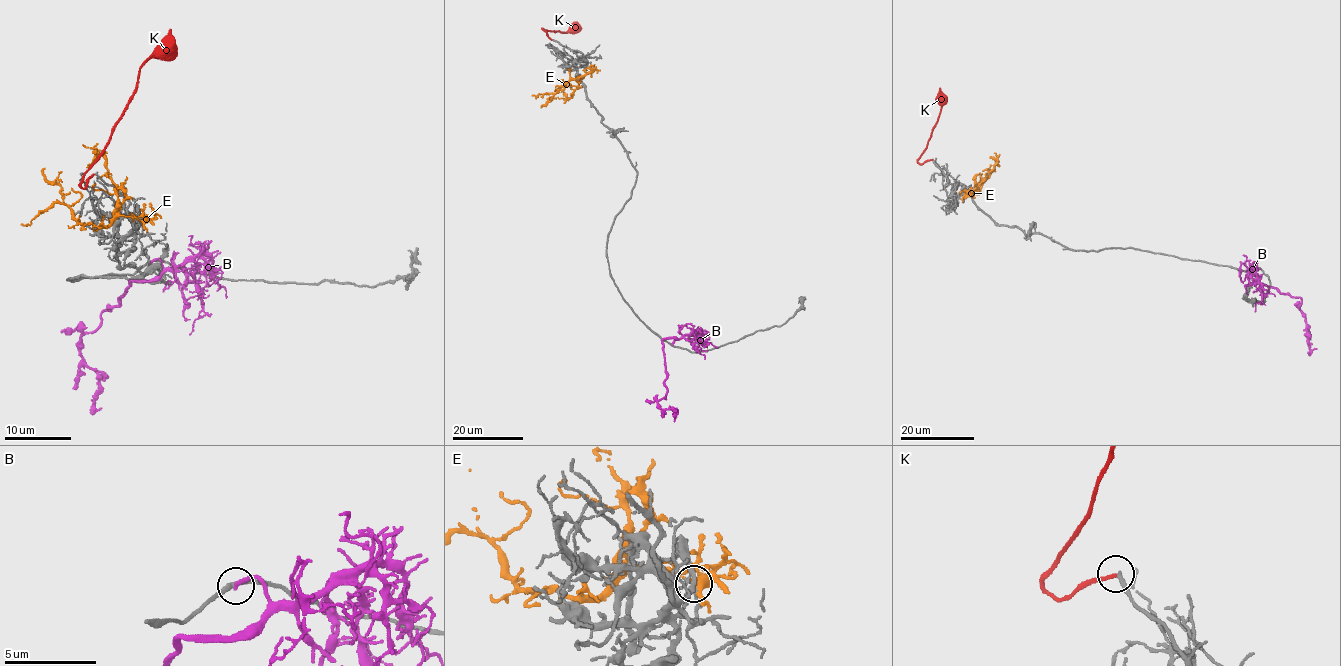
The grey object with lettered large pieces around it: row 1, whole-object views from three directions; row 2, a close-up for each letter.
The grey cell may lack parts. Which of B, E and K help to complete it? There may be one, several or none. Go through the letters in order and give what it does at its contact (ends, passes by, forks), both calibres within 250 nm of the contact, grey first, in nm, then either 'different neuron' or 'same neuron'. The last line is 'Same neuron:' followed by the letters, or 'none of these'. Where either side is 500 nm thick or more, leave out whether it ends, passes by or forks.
B: it ends there; 280 nm thick on the grey side, 280 nm on the other; different neuron
E: it forks there; 110 nm thick on the grey side, 320 nm on the other; different neuron
K: it ends there; 240 nm thick on the grey side, 190 nm on the other; same neuron
Same neuron: K

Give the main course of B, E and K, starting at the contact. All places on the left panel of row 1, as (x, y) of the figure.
B: (152, 262), (162, 262), (158, 276), (131, 281), (81, 337), (102, 407)
E: (142, 222), (144, 217), (116, 216), (106, 226), (80, 223), (62, 203), (51, 203), (29, 224), (20, 225)
K: (94, 174), (85, 187), (81, 185), (136, 88), (139, 66), (171, 29)

